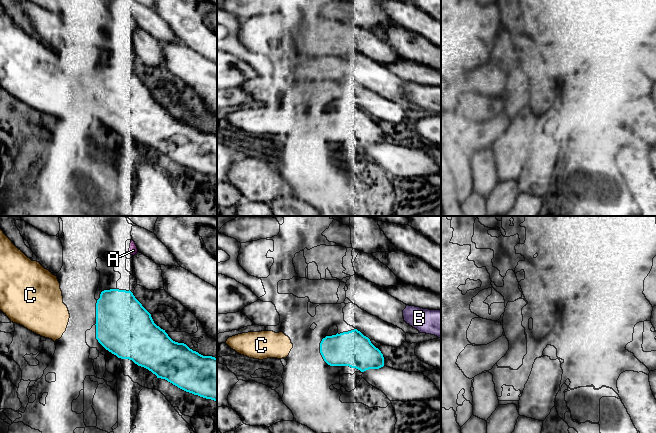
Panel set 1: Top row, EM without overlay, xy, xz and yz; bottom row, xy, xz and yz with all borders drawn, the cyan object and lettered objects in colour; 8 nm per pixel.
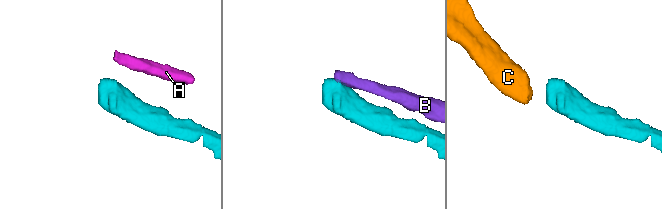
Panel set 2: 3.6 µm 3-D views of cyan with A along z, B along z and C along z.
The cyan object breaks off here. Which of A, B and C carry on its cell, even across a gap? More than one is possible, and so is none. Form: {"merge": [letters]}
{"merge": ["C"]}

